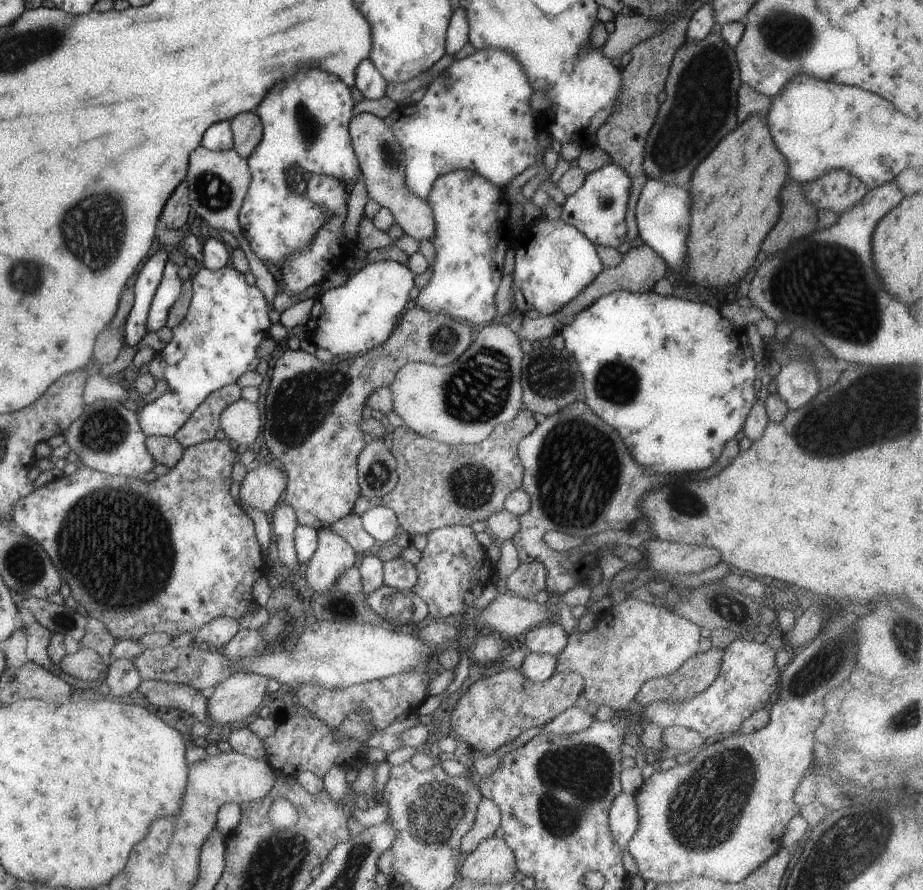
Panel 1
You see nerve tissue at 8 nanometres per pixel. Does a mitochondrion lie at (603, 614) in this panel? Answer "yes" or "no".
no

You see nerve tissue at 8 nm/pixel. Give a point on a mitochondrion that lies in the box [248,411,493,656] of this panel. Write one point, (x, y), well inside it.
(378, 475)

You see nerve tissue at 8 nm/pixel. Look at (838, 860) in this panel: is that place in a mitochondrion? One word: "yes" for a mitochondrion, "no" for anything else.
yes

